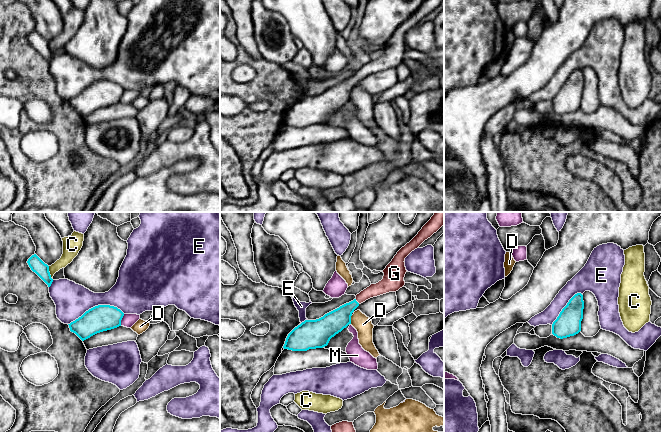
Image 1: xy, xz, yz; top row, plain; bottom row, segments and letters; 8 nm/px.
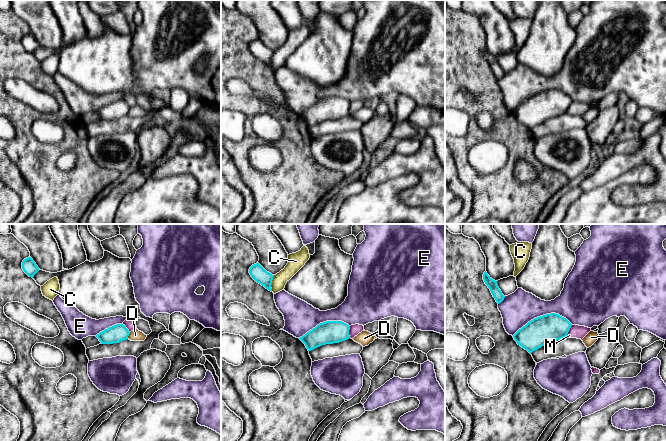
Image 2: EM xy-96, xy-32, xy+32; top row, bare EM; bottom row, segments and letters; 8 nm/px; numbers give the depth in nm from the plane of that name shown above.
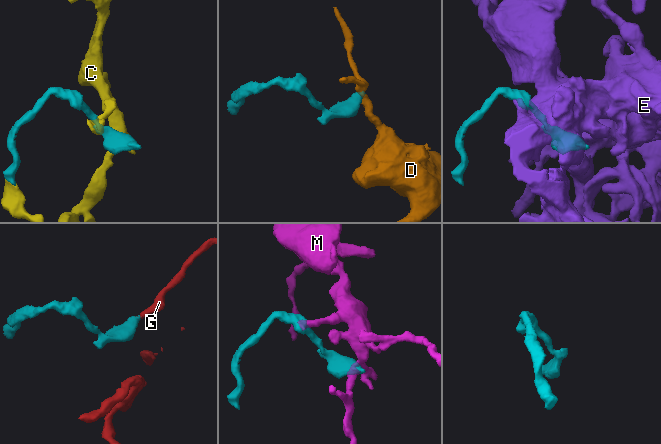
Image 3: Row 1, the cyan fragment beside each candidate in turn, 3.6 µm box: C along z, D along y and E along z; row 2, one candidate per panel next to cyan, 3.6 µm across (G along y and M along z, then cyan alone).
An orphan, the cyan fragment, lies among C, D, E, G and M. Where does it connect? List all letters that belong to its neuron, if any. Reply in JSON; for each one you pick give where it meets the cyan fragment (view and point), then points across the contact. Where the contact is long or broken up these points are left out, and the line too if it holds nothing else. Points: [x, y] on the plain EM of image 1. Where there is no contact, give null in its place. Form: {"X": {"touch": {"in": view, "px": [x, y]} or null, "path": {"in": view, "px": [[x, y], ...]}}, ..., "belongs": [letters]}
{"E": {"touch": {"in": "xy", "px": [96, 82]}}, "belongs": ["E"]}

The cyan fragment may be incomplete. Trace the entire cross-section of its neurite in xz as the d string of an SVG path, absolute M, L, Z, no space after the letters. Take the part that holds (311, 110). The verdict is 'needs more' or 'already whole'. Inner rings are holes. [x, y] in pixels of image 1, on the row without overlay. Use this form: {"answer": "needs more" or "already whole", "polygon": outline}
{"answer": "already whole", "polygon": "M354 75L316 96L305 96L287 112L284 125L307 127L323 124L330 115L351 100L351 92L359 79Z"}

